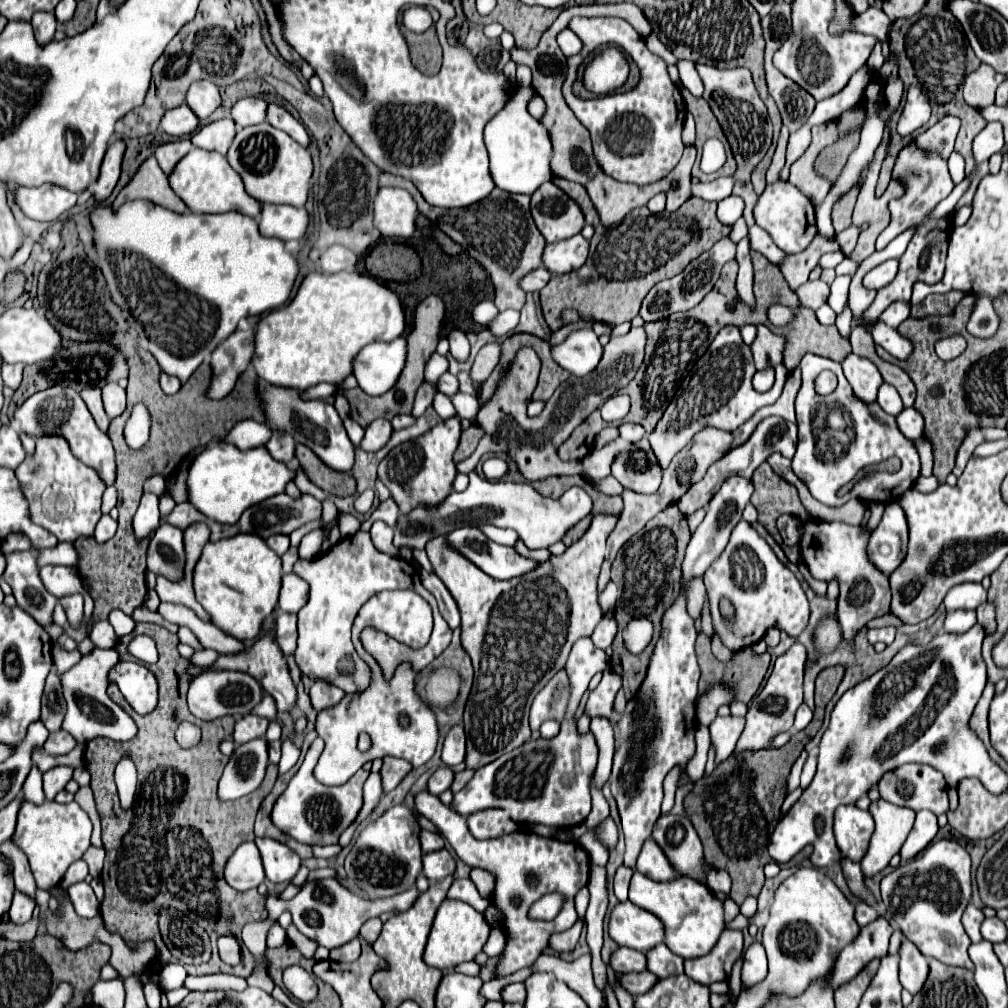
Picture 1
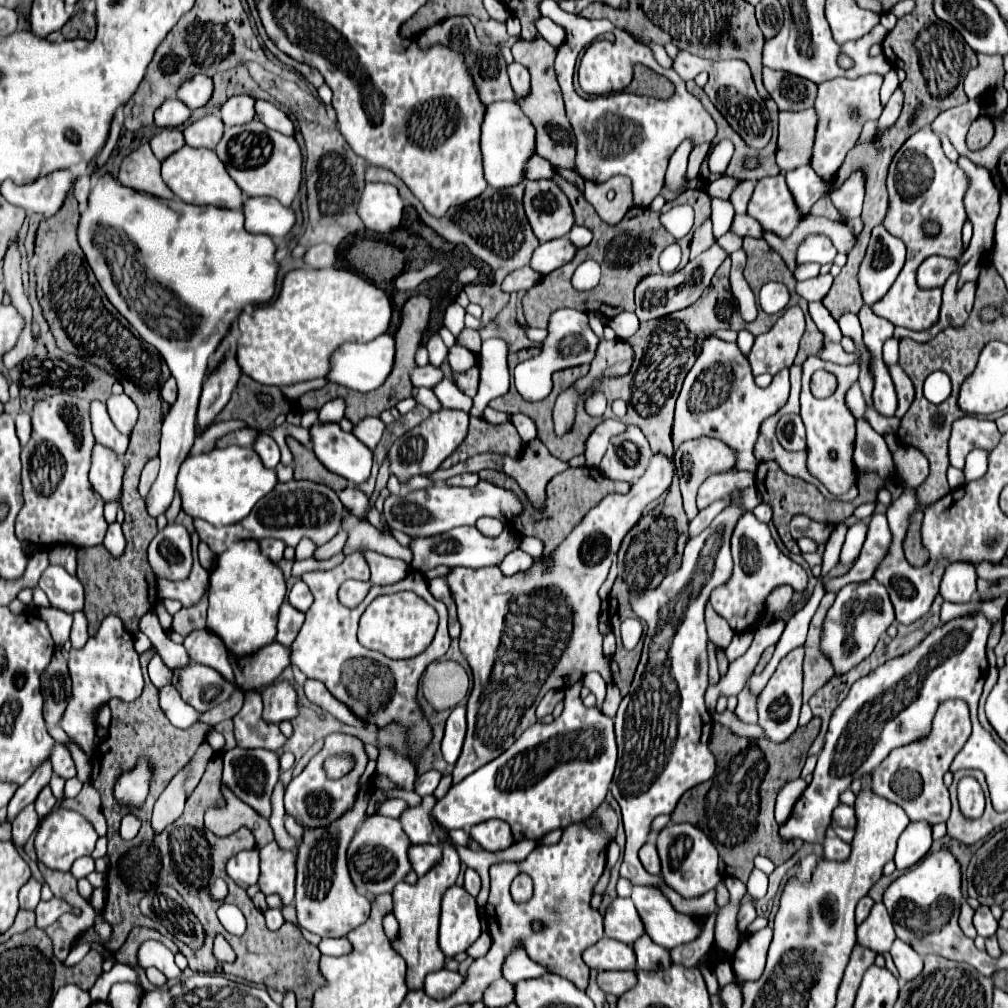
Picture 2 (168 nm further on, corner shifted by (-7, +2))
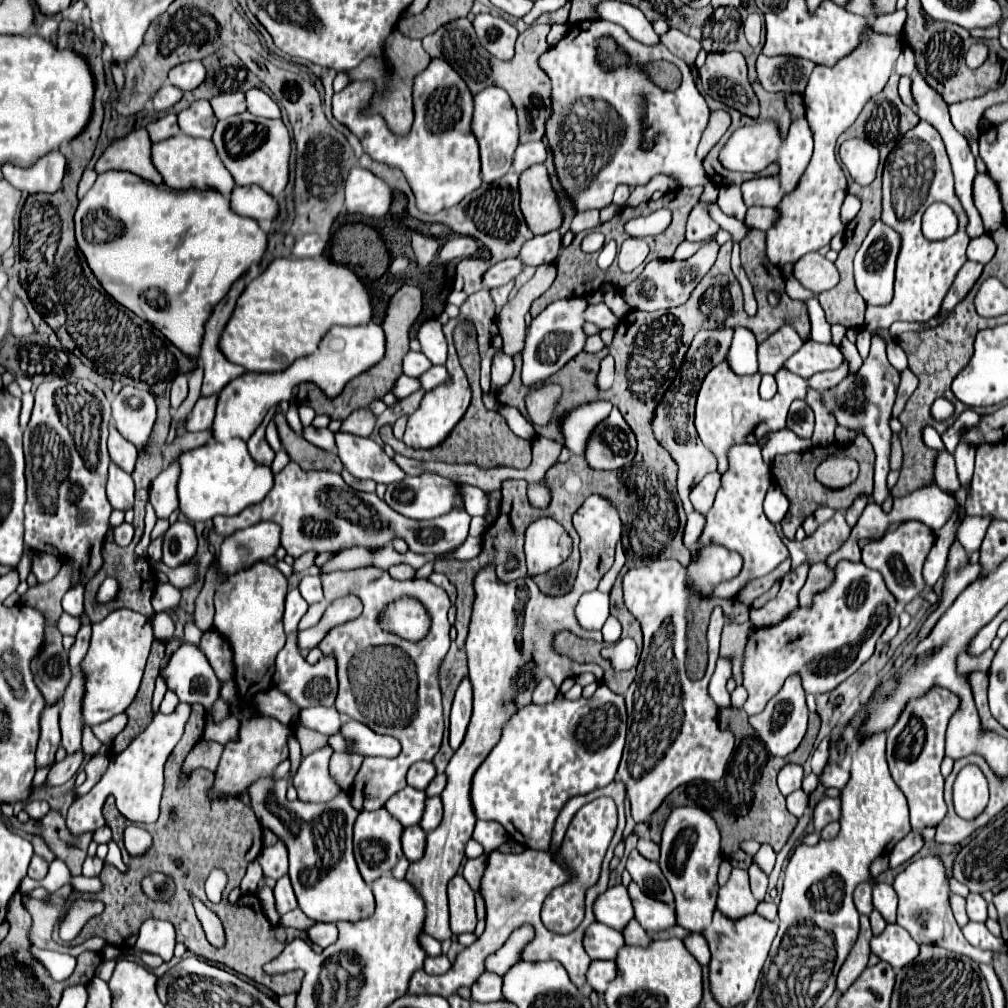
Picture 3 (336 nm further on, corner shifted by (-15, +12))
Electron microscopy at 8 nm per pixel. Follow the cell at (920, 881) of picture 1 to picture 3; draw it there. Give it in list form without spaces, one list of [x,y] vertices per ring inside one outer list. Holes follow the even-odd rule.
[[[925,856],[921,860],[911,862],[901,874],[895,876],[893,888],[899,896],[897,924],[903,926],[917,944],[937,944],[945,950],[965,954],[979,964],[991,964],[993,952],[971,946],[967,942],[967,938],[963,936],[961,926],[955,924],[955,916],[951,912],[951,904],[949,904],[949,896],[951,896],[949,874],[939,856]]]

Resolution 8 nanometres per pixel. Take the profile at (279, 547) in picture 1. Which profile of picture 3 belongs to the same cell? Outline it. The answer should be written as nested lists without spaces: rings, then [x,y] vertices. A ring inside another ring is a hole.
[[[259,522],[247,530],[235,532],[233,536],[225,538],[217,556],[221,578],[249,568],[259,560],[269,560],[279,546],[281,532],[279,524],[275,522]]]

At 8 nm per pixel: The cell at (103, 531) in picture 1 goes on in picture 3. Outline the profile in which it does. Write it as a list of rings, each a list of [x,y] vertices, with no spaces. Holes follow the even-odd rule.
[[[123,522],[121,526],[115,526],[113,528],[113,540],[119,546],[123,542],[125,542],[125,546],[129,546],[133,542],[133,534],[135,534],[135,528],[133,528],[133,524],[127,524],[127,522]]]

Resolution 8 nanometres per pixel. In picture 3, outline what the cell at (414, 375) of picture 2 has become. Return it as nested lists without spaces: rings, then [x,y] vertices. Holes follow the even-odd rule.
[[[409,352],[405,358],[403,358],[403,372],[407,376],[415,376],[419,378],[425,368],[431,366],[431,360],[427,360],[427,356],[423,356],[423,352]]]

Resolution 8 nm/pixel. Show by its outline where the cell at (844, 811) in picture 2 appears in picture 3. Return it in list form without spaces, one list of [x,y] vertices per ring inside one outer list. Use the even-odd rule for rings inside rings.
[[[823,798],[813,812],[815,832],[821,832],[829,822],[839,820],[841,816],[841,800],[839,798]]]

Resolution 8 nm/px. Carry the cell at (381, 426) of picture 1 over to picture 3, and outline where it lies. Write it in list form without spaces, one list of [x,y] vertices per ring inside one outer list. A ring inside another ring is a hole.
[[[361,408],[343,420],[341,430],[357,436],[371,436],[371,432],[375,430],[375,422],[377,422],[377,416],[369,408]]]

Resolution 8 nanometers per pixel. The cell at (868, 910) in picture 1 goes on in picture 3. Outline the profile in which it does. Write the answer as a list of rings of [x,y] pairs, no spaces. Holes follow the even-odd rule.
[[[863,882],[855,888],[855,906],[861,914],[871,914],[873,912],[873,904],[871,904],[871,890],[873,886],[869,882]]]

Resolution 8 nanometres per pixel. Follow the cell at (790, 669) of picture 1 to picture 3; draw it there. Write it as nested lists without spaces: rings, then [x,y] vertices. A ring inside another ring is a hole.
[[[789,676],[785,680],[785,684],[781,686],[781,690],[773,696],[773,700],[769,700],[765,710],[751,716],[749,722],[759,732],[761,740],[767,744],[767,750],[773,756],[791,754],[797,748],[797,744],[803,740],[805,730],[807,730],[807,704],[805,704],[805,692],[803,692],[799,676]],[[779,704],[783,704],[783,706],[779,706]]]

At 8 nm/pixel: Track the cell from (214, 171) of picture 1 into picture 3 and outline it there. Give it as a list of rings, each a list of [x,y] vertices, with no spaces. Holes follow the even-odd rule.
[[[179,134],[169,140],[157,142],[157,144],[153,144],[153,164],[161,172],[165,184],[169,188],[177,188],[177,190],[213,188],[213,190],[221,192],[223,196],[229,196],[235,188],[235,180],[233,180],[231,172],[227,172],[227,168],[219,160],[219,154],[215,152],[215,144],[211,144],[211,140]]]

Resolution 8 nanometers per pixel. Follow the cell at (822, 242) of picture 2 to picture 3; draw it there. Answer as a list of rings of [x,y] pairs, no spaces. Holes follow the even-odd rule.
[[[871,32],[869,44],[857,48],[847,58],[839,60],[833,68],[815,66],[815,72],[809,78],[805,98],[805,116],[815,140],[815,152],[807,172],[803,174],[799,186],[787,194],[779,206],[781,218],[775,222],[771,230],[767,230],[767,256],[773,264],[783,266],[787,262],[797,262],[801,256],[809,252],[819,252],[829,246],[831,238],[845,230],[841,222],[841,202],[847,194],[847,180],[837,162],[835,146],[837,138],[853,126],[863,106],[871,96],[879,94],[889,76],[893,74],[895,60],[901,54],[901,38],[899,36],[881,36]]]

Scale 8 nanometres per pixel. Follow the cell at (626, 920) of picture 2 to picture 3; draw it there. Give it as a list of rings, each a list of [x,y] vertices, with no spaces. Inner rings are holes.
[[[623,884],[607,888],[597,900],[595,900],[595,918],[601,924],[607,924],[615,930],[623,930],[629,920],[633,920],[633,904],[627,896],[627,888]]]

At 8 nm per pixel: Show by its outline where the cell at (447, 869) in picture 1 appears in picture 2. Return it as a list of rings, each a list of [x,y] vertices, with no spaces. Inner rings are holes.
[[[413,844],[409,846],[409,862],[417,876],[423,876],[439,860],[439,846],[435,844]]]

